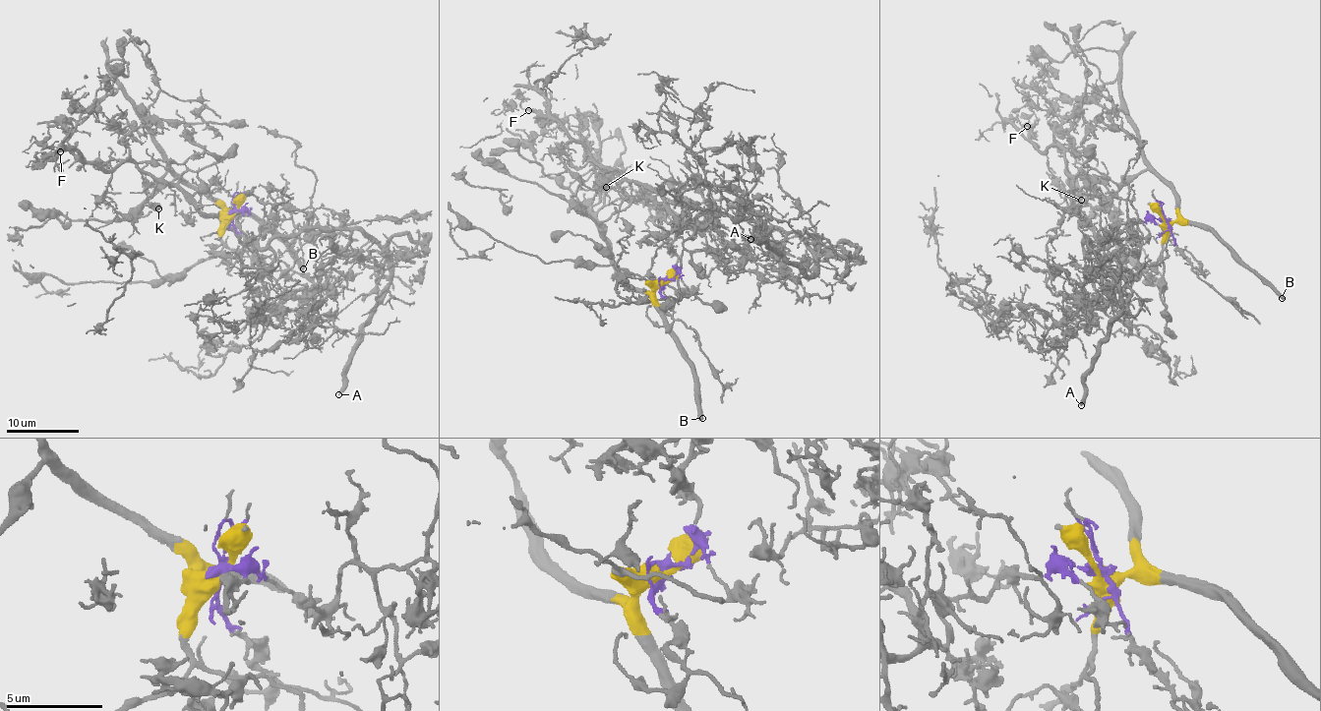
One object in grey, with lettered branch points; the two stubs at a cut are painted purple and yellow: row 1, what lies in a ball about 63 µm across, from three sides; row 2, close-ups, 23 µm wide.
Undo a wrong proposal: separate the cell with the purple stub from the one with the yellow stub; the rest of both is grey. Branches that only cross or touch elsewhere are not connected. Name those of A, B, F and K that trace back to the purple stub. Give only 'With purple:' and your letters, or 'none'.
With purple: A, F, K

